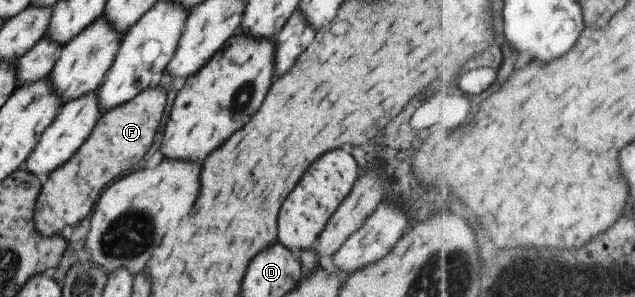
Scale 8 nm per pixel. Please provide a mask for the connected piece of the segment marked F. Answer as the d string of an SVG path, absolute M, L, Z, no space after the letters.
M152 84L124 104L102 112L86 140L65 163L50 171L41 185L33 210L35 230L47 237L60 233L64 226L77 226L86 218L106 184L126 174L146 154L162 120L164 106L165 90Z

